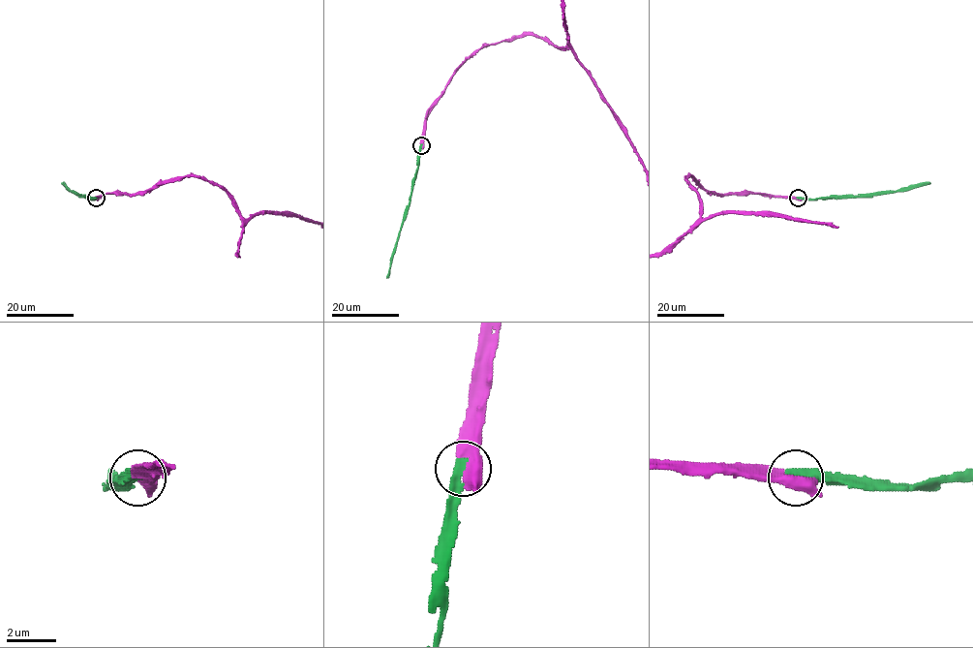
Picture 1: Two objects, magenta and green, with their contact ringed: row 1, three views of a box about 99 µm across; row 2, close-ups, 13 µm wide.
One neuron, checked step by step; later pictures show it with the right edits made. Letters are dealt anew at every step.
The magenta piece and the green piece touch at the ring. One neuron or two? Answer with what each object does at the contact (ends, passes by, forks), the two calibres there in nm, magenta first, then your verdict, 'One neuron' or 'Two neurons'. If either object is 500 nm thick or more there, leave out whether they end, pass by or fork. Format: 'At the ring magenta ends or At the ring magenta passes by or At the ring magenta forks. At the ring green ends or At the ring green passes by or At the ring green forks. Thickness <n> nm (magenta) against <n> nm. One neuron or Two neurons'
At the ring magenta passes by. At the ring green ends. Thickness 460 nm (magenta) against 400 nm. One neuron

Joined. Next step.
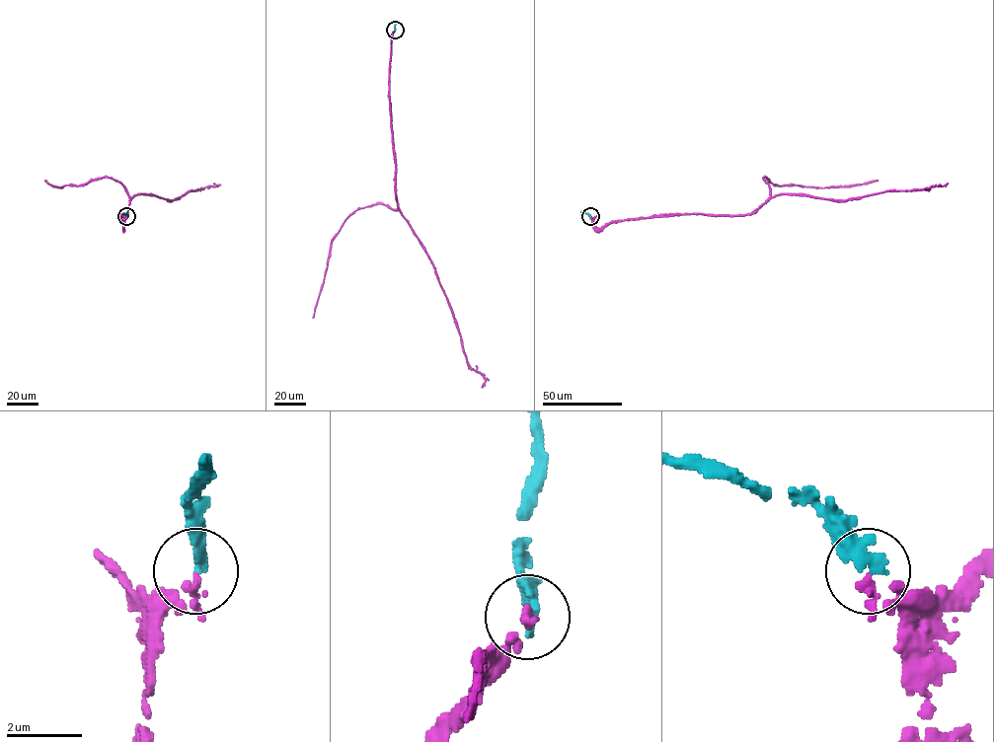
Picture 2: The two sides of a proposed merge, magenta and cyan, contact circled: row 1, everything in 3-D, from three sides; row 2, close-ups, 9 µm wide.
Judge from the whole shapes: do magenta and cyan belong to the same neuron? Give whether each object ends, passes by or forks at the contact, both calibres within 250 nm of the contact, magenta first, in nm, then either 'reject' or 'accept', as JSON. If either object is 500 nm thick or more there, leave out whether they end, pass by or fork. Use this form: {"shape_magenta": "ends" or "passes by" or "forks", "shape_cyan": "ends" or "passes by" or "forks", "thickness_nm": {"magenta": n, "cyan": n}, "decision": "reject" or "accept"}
{"shape_magenta": "passes by", "shape_cyan": "ends", "thickness_nm": {"magenta": 140, "cyan": 320}, "decision": "accept"}

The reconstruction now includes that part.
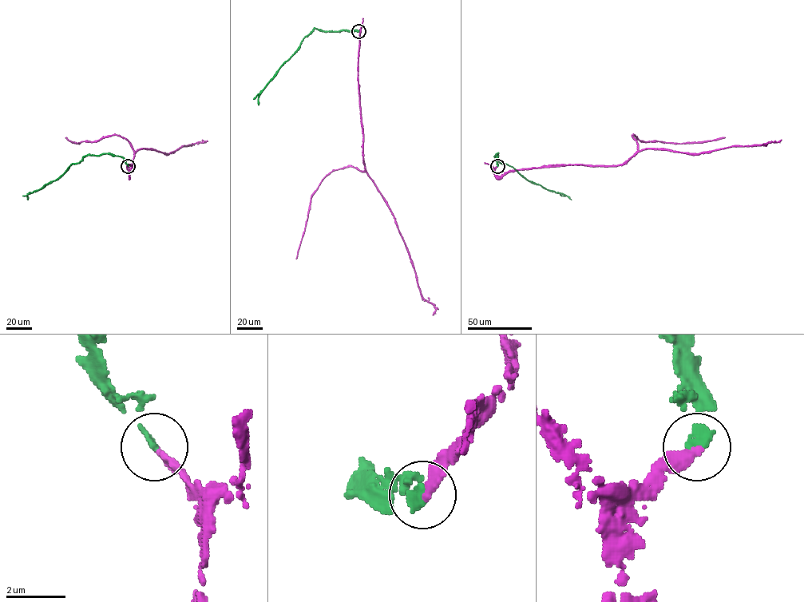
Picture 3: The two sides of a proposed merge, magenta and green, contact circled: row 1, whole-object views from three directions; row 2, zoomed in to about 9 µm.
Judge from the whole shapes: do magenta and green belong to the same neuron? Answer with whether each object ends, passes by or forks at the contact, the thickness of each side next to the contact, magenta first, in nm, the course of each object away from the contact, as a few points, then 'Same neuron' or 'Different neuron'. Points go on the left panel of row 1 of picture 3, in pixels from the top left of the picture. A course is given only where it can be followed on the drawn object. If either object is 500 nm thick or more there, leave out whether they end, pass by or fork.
At the ring magenta ends. At the ring green ends. Thickness 260 nm (magenta) against 280 nm. Course of magenta: (128, 166), (128, 176), (128, 165), (141, 148), (168, 153), (204, 142), (202, 140). Course of green: (128, 166), (122, 157), (108, 153), (87, 155), (78, 163), (73, 163), (54, 180), (29, 193), (28, 200). Same neuron

